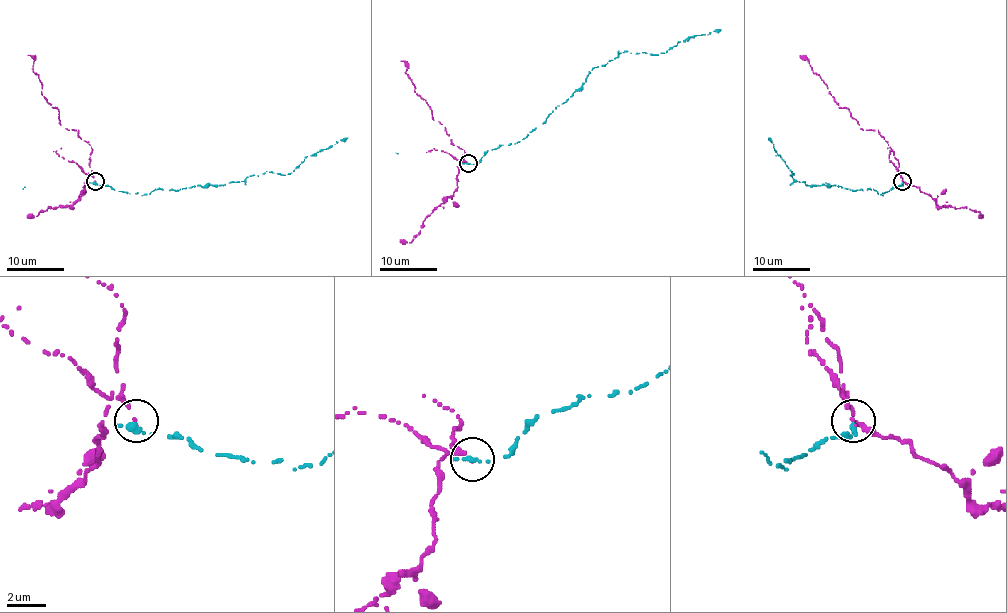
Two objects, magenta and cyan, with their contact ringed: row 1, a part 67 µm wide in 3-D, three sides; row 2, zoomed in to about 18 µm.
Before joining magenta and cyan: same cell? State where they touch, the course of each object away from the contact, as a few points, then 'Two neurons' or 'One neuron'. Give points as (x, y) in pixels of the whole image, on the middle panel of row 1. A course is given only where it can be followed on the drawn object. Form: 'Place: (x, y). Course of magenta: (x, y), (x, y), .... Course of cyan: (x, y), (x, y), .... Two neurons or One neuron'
Place: (468, 163). Course of magenta: (468, 163), (462, 160), (465, 151), (454, 144), (442, 124), (434, 120), (432, 110), (415, 92), (401, 60). Course of cyan: (468, 163), (478, 163), (488, 150), (528, 134), (593, 67), (625, 52), (663, 53), (720, 29). Two neurons

